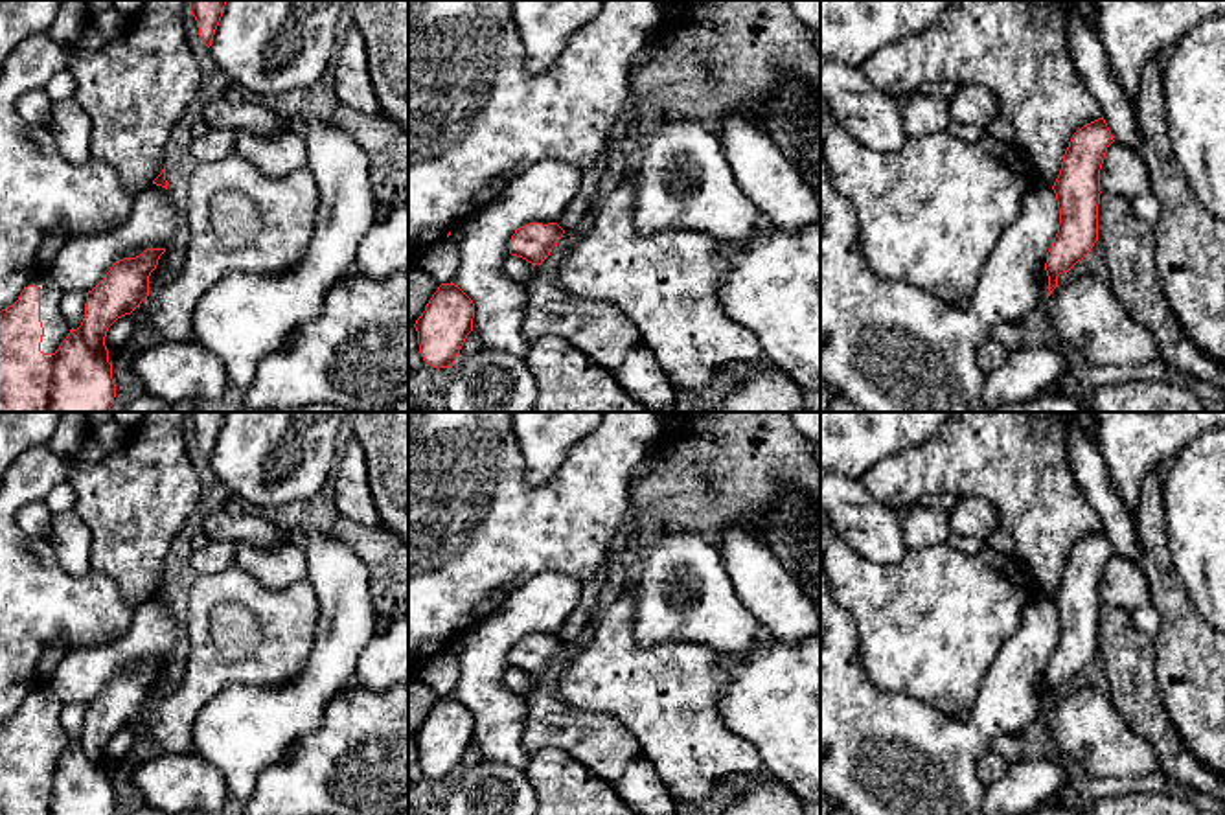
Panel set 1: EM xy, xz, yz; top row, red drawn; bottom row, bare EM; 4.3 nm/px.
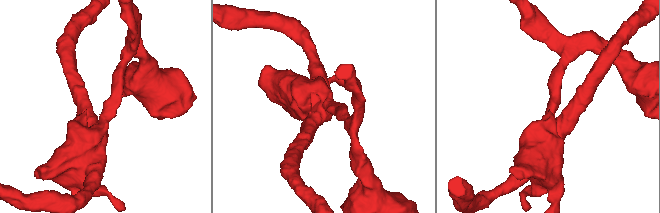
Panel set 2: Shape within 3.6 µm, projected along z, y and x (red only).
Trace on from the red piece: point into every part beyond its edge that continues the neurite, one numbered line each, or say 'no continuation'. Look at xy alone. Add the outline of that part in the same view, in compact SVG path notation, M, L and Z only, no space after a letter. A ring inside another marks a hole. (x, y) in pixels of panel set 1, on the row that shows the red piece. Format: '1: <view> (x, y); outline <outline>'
1: xy (56, 328); outline M50 270L39 272L29 285L40 289L40 322L44 327L40 351L55 353L72 329L61 313L63 289L57 285Z

